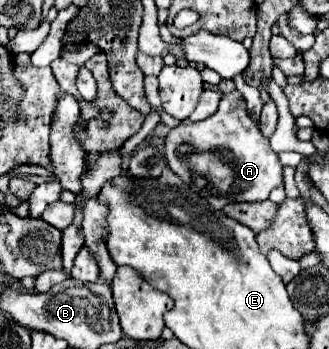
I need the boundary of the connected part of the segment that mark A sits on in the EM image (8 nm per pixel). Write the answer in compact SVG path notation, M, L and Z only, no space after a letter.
M239 90L223 94L217 112L207 120L185 120L173 128L165 138L165 158L169 168L181 176L189 188L207 198L217 210L233 202L267 200L273 188L285 186L283 166L271 150L269 140L261 136L257 122L249 116Z

